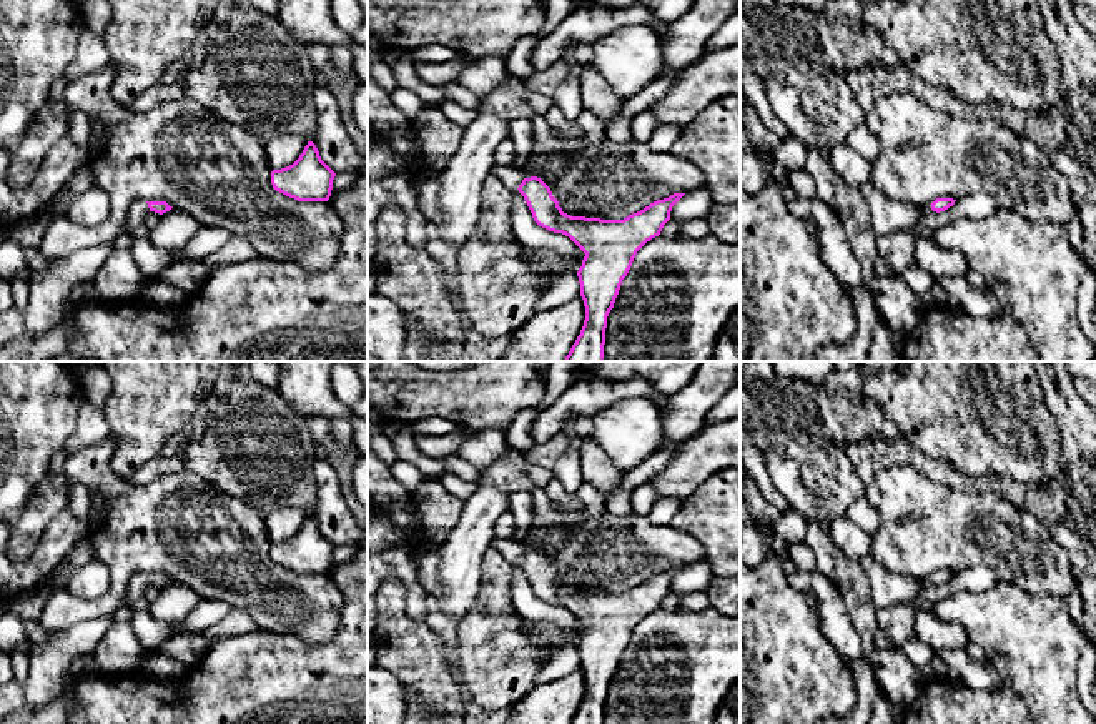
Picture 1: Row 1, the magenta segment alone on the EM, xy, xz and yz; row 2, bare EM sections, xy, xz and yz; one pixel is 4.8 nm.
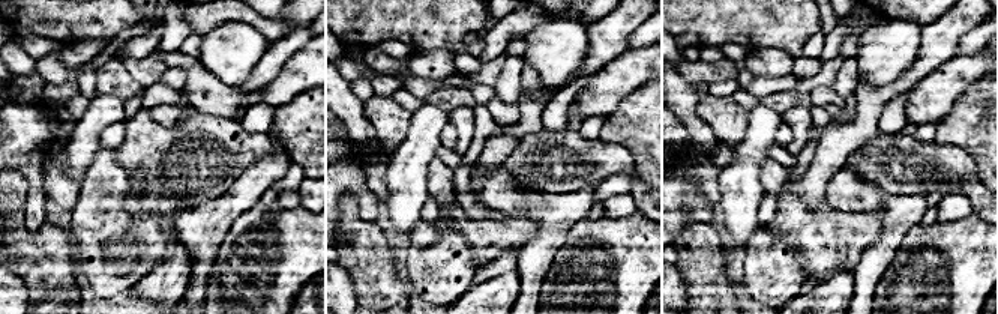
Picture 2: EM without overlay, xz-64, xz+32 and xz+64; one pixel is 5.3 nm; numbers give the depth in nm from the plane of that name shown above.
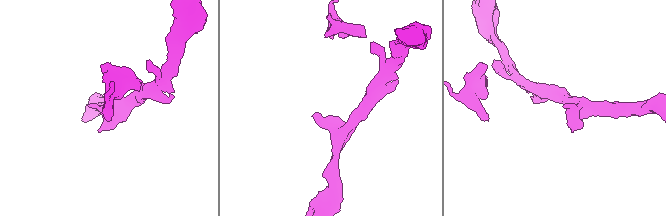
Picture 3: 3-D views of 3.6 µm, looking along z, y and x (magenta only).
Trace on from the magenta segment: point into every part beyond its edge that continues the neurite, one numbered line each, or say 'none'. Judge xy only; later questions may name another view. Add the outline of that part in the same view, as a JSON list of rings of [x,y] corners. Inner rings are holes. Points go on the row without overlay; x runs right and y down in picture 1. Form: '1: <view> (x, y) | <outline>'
1: xy (135, 590) | [[[135,574],[126,586],[125,596],[123,596],[123,606],[130,606],[131,603],[143,598],[145,589],[150,586],[146,574]]]

